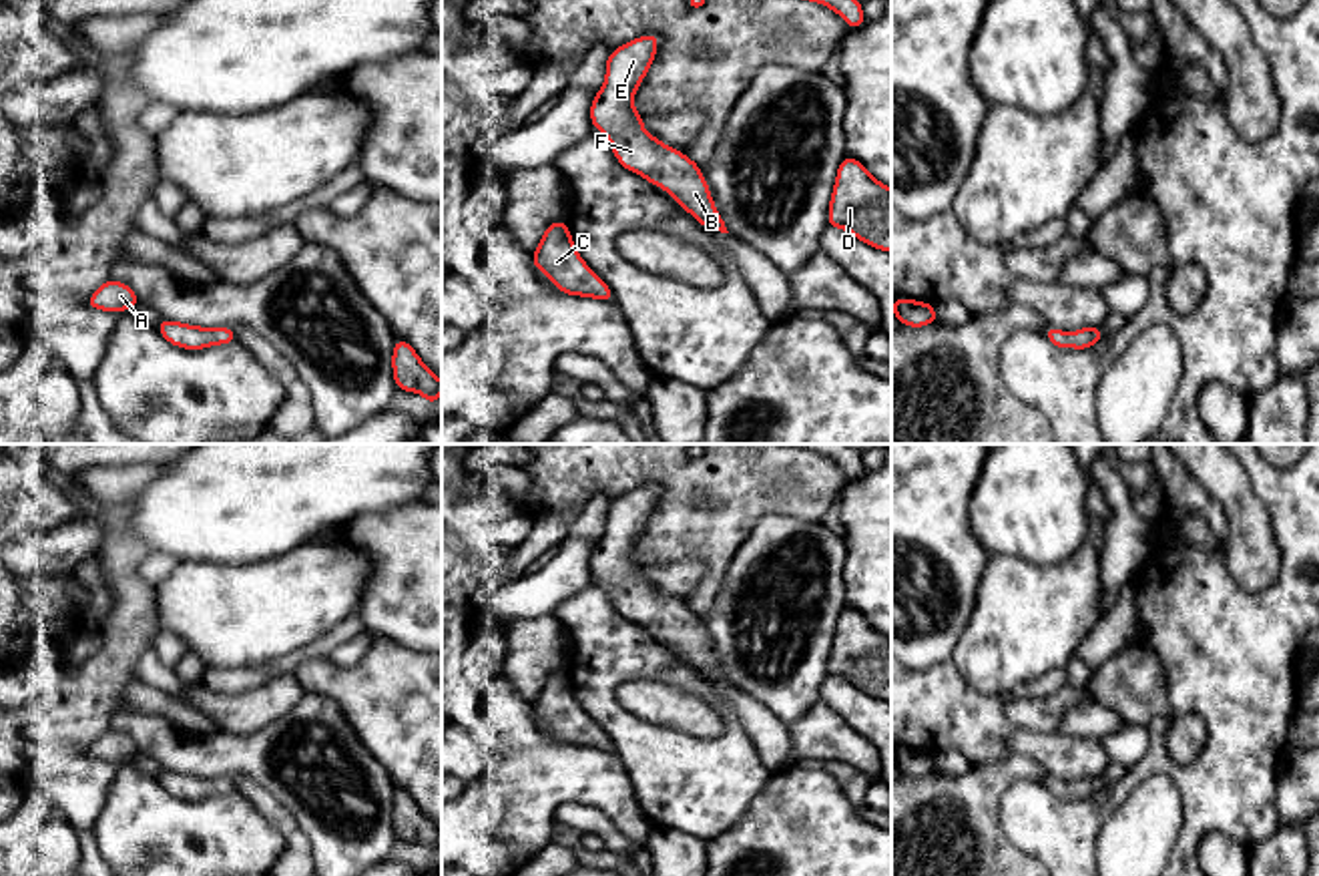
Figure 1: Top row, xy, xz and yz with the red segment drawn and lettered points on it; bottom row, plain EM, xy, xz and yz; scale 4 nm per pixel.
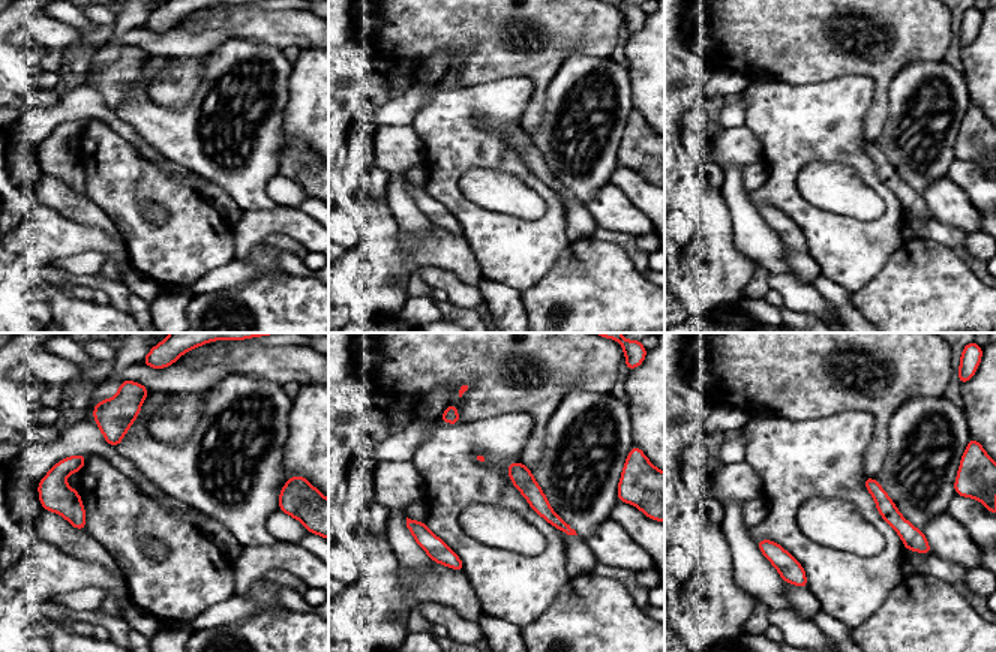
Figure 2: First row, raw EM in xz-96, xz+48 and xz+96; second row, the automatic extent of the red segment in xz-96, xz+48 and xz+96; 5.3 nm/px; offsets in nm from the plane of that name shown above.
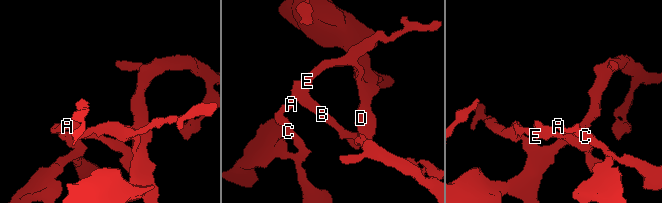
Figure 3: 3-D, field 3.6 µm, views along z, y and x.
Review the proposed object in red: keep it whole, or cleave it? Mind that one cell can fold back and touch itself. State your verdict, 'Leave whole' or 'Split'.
Leave whole

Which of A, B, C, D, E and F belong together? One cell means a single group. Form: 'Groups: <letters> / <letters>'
Groups: A B C D E F

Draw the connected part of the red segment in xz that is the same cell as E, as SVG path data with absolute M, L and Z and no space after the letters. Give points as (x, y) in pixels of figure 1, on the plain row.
M656 484L634 488L606 508L606 528L590 557L590 571L612 597L618 613L663 637L683 659L711 681L729 683L717 663L697 613L642 579L632 549L656 504Z

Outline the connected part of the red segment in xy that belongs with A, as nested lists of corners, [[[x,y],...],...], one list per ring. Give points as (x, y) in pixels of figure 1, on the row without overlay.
[[[108,729],[106,733],[102,733],[86,751],[86,755],[94,759],[104,759],[112,763],[122,759],[133,759],[137,753],[139,753],[139,747],[133,741],[133,737],[114,729]]]

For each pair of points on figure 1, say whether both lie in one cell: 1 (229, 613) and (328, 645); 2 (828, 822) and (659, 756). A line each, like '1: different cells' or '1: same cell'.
1: different cells
2: different cells

